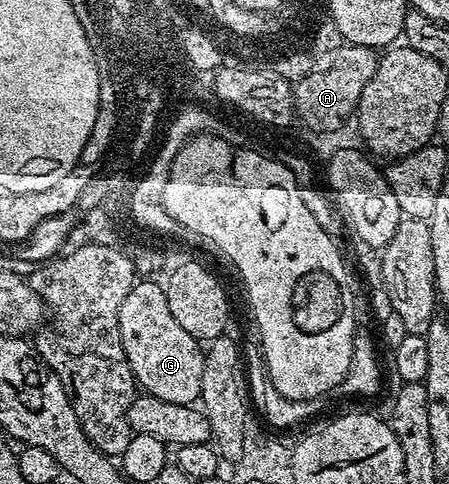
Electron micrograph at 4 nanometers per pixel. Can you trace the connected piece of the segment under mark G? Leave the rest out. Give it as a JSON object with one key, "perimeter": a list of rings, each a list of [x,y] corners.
{"perimeter":[[[139,281],[125,297],[119,314],[121,345],[135,382],[146,394],[166,403],[194,404],[200,398],[204,348],[169,313],[167,292],[155,281]]]}

